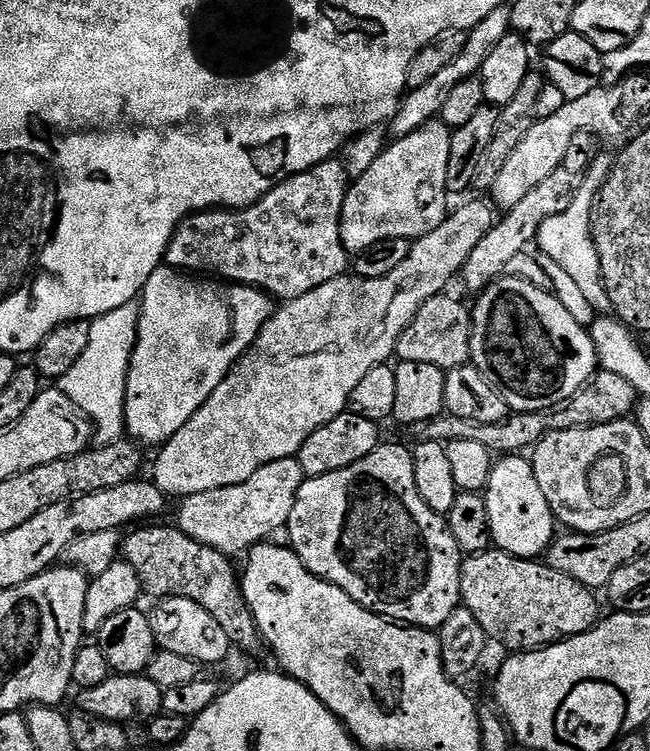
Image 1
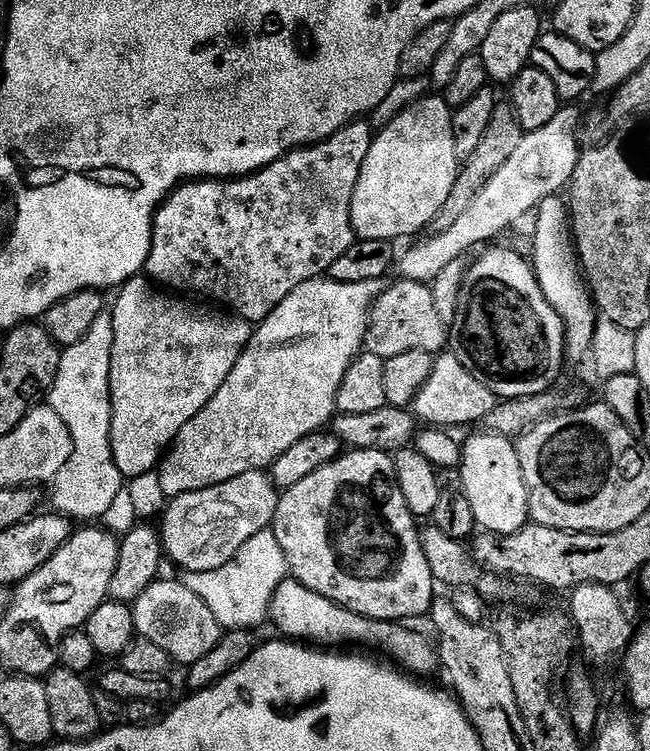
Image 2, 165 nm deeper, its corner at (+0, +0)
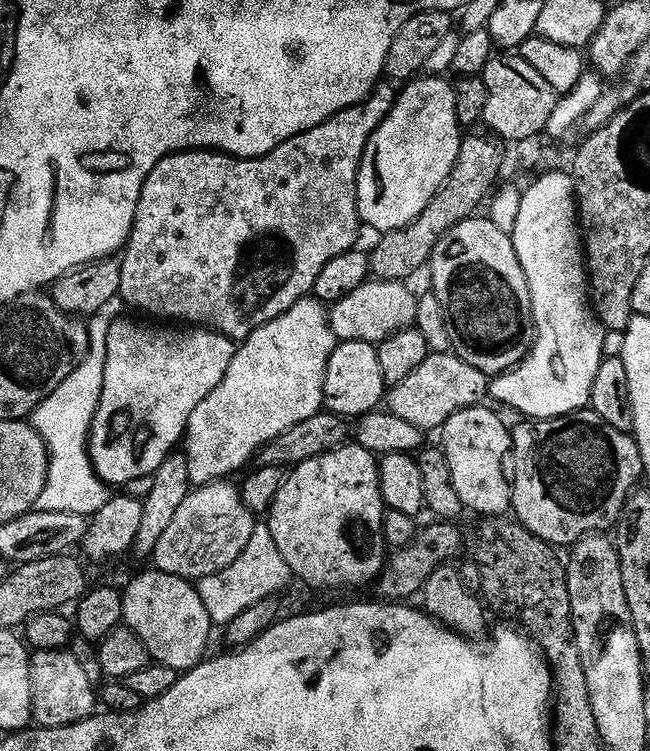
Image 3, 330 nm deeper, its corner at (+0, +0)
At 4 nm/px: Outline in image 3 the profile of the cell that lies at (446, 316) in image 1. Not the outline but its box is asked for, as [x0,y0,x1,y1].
[328,278,420,346]

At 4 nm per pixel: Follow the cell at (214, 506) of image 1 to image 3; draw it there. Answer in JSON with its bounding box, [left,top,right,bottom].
[154,479,257,582]

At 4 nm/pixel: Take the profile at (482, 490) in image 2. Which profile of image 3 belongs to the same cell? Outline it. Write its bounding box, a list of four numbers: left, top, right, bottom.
[442,406,512,518]

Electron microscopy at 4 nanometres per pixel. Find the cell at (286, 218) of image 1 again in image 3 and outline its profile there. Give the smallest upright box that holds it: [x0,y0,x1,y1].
[119,82,398,342]

